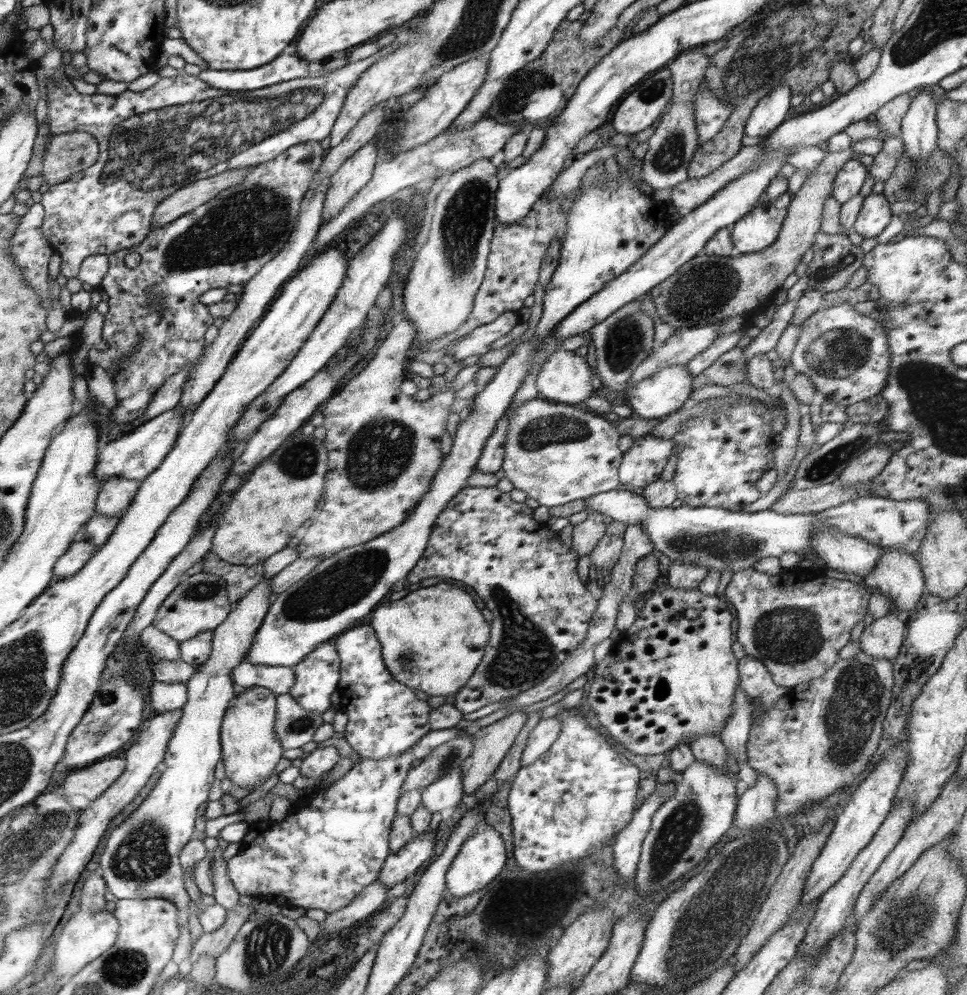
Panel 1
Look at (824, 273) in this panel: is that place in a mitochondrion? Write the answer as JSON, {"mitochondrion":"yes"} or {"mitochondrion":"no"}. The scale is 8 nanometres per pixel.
{"mitochondrion":"yes"}

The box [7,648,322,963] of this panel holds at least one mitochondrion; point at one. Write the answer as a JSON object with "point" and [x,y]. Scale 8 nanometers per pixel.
{"point":[142,856]}

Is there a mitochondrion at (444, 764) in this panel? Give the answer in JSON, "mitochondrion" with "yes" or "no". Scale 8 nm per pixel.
{"mitochondrion":"yes"}

